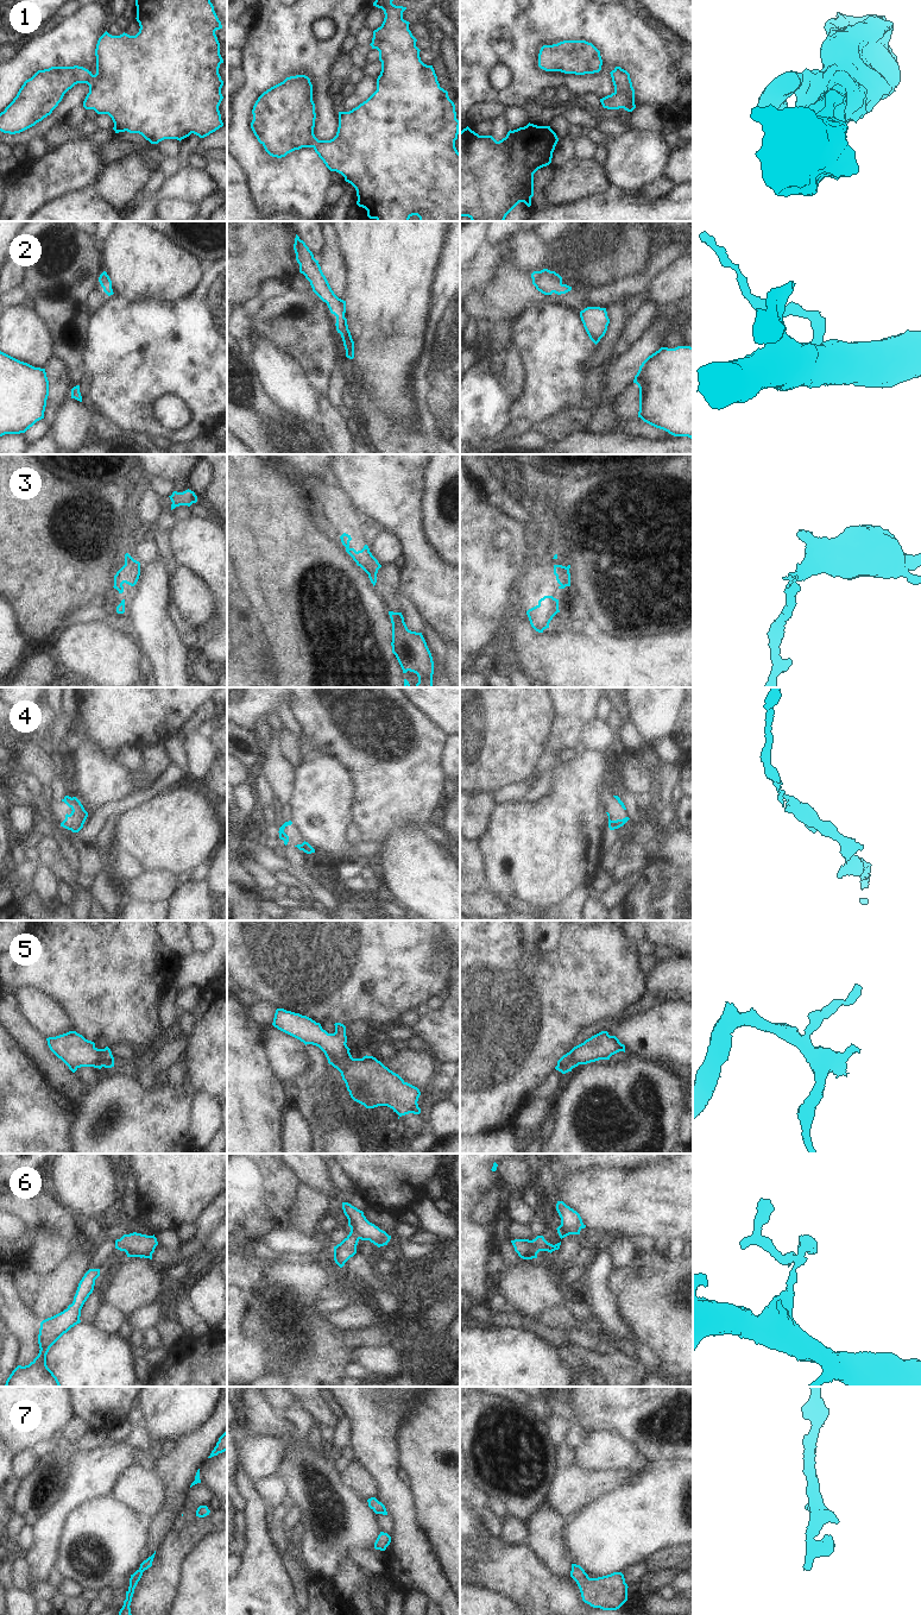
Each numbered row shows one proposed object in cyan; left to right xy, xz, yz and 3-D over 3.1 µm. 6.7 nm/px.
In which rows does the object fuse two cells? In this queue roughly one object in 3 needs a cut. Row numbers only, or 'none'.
none

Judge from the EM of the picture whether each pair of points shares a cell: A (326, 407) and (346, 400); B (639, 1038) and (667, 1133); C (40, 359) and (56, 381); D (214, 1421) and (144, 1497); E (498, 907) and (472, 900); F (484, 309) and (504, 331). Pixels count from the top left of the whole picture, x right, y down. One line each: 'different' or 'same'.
A: different
B: different
C: different
D: different
E: same
F: different

